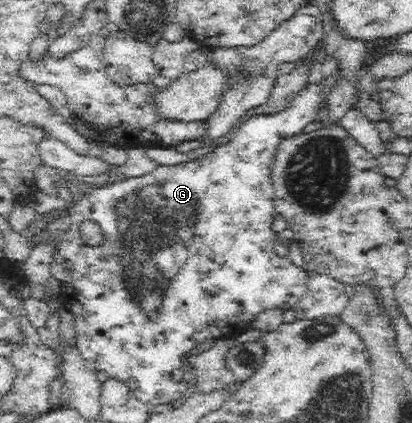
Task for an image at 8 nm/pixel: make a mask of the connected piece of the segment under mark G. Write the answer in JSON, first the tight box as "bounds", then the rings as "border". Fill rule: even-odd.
{"bounds":[26,62,348,405],"border":[[[338,62],[337,72],[333,76],[323,77],[319,84],[307,82],[276,113],[271,112],[266,115],[249,117],[249,120],[243,121],[239,127],[235,138],[229,140],[227,144],[218,145],[216,150],[211,152],[211,154],[205,154],[195,162],[157,168],[157,171],[151,172],[148,176],[129,177],[123,182],[115,182],[92,188],[82,196],[81,200],[77,200],[73,204],[73,207],[60,212],[61,216],[57,216],[55,220],[51,220],[39,234],[31,234],[31,236],[26,237],[32,249],[41,245],[51,249],[49,274],[51,279],[58,280],[61,283],[59,300],[63,302],[65,308],[68,308],[73,313],[75,321],[75,345],[83,355],[87,366],[95,369],[96,372],[104,370],[111,378],[120,378],[125,382],[129,382],[131,390],[135,392],[138,399],[147,405],[165,403],[167,400],[173,398],[183,401],[190,392],[189,388],[195,382],[194,372],[188,368],[188,363],[183,362],[191,350],[195,350],[199,344],[207,342],[209,338],[217,338],[219,336],[237,337],[249,328],[249,324],[253,318],[260,312],[268,311],[269,309],[279,309],[281,312],[289,309],[293,310],[294,306],[308,290],[308,276],[305,273],[305,267],[297,267],[287,256],[281,257],[273,251],[273,247],[281,238],[271,229],[276,213],[274,210],[274,188],[270,184],[270,163],[273,161],[274,150],[277,147],[279,138],[282,135],[297,134],[307,124],[315,122],[315,117],[319,114],[319,110],[327,104],[327,98],[329,98],[331,90],[343,78],[348,80],[348,73],[340,65],[340,62]],[[84,221],[95,222],[103,229],[105,240],[97,248],[88,248],[83,245],[79,226]]]}

